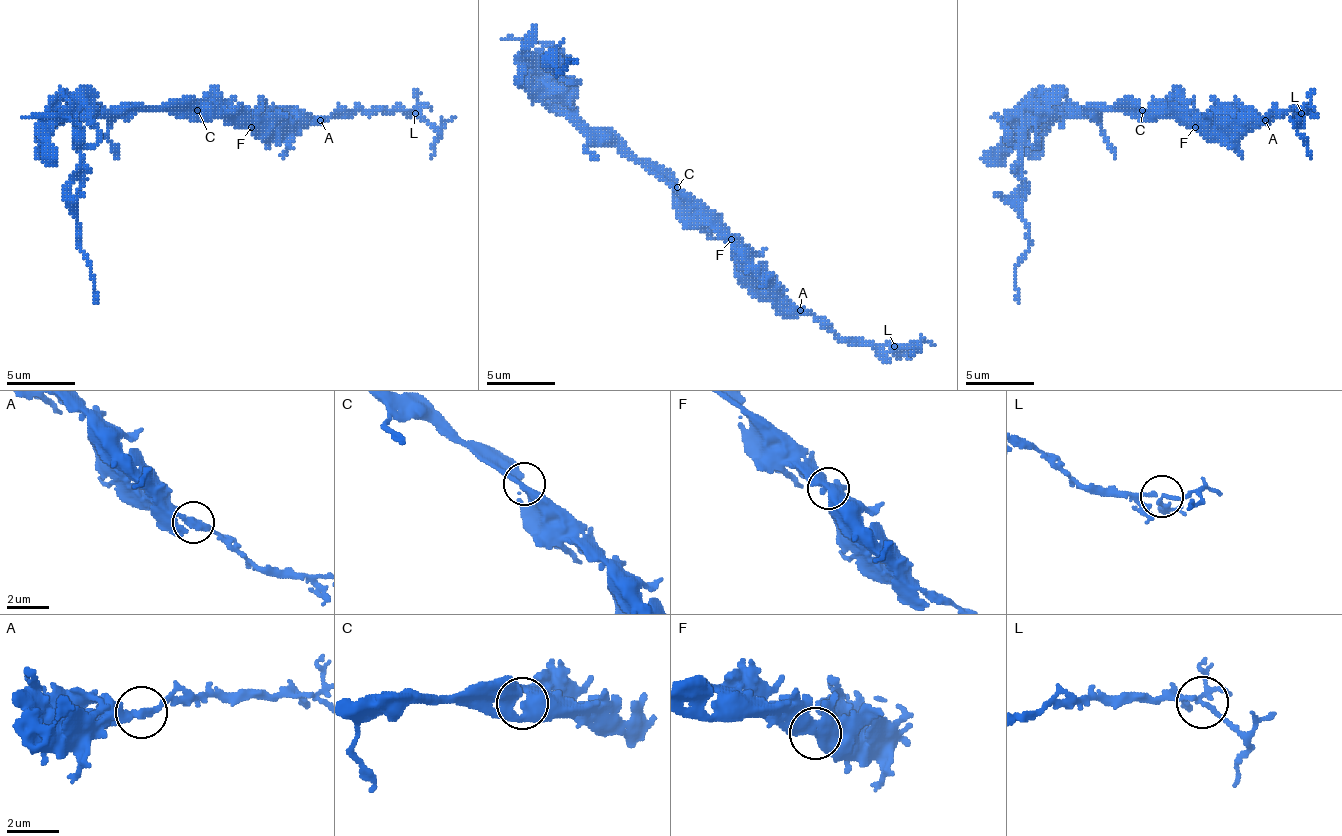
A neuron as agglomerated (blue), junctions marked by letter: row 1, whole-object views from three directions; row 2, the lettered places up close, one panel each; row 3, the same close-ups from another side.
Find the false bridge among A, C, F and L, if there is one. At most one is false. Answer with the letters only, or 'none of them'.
none of them

